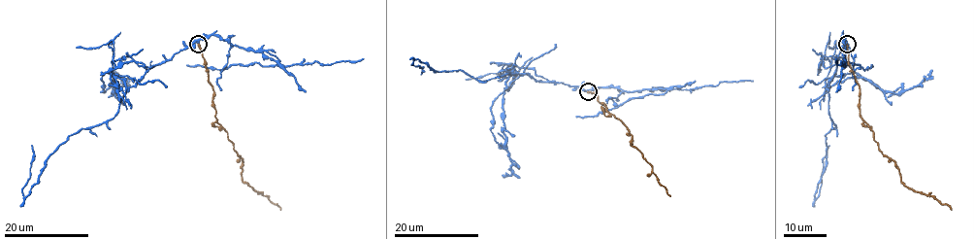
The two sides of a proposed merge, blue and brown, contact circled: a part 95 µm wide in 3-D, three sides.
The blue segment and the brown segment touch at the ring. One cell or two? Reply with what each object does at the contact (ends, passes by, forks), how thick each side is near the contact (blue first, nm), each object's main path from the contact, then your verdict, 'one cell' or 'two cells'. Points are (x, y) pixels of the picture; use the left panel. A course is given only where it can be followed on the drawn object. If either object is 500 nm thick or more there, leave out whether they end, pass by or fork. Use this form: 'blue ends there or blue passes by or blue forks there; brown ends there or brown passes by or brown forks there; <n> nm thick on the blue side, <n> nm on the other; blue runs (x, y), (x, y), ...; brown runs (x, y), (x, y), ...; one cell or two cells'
blue passes by; brown ends there; 150 nm thick on the blue side, 280 nm on the other; blue runs (198, 44), (155, 64), (131, 86), (113, 118), (72, 134), (25, 198), (31, 146); brown runs (198, 44), (208, 81), (214, 90), (215, 118), (242, 158), (243, 181), (280, 210); two cells

